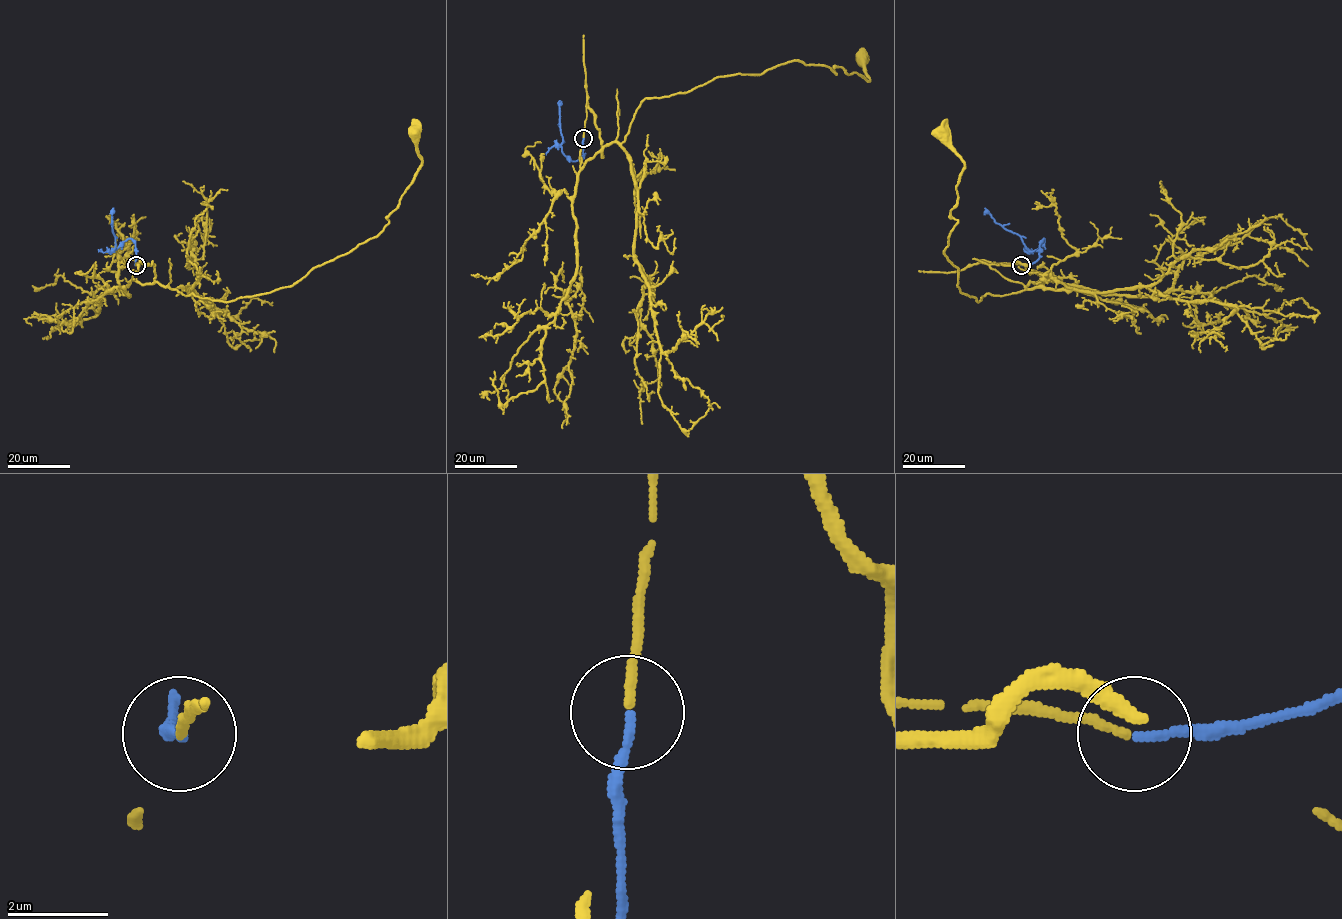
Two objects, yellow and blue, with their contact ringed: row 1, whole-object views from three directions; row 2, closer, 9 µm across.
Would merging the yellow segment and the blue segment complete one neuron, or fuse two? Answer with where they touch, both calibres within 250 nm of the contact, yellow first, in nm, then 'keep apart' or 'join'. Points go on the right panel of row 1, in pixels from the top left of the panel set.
place (1021, 265); calibres 170 and 170 nm; join

